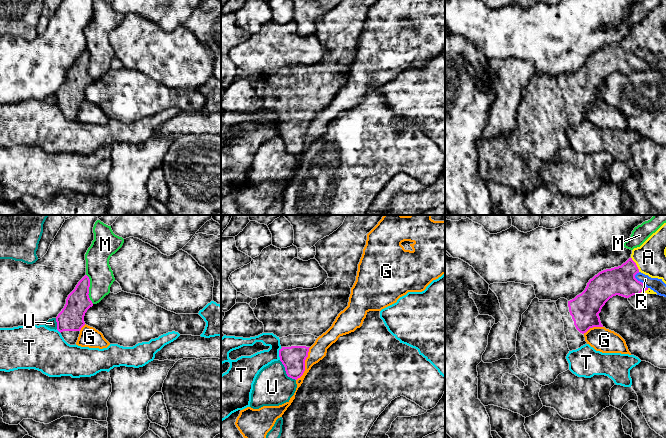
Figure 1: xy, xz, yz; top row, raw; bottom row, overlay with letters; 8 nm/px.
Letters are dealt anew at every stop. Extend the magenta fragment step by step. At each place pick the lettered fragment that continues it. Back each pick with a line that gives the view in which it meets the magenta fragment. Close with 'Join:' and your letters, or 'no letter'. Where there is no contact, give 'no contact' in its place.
A: yz
Join: A

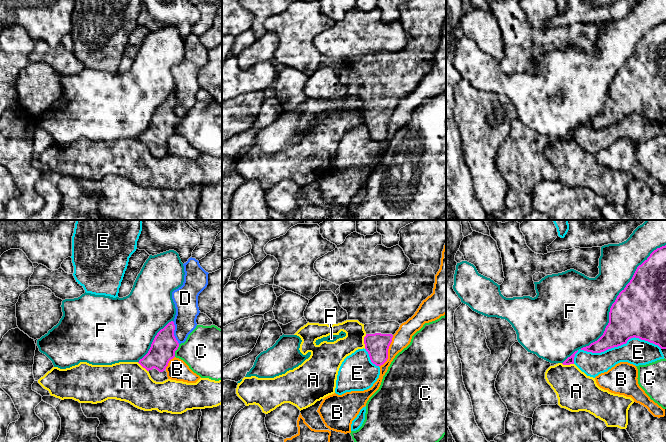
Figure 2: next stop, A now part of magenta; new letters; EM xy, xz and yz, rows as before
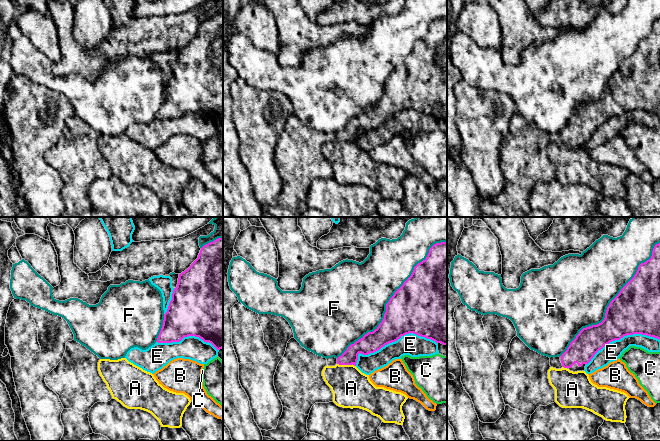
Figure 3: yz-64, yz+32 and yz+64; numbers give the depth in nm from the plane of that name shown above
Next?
Join: no letter

